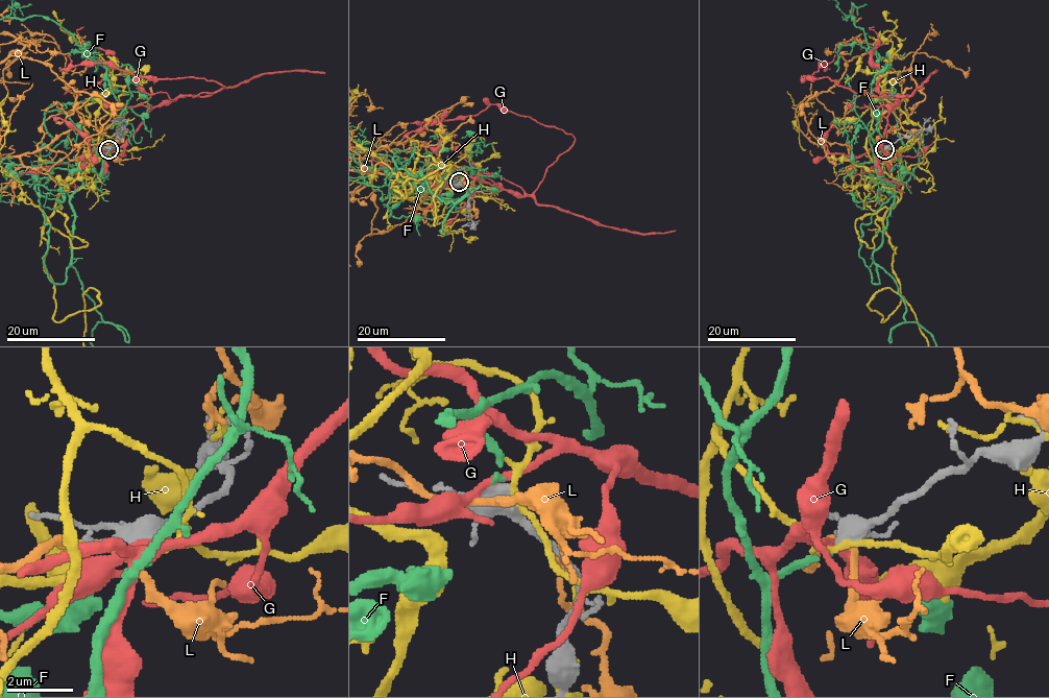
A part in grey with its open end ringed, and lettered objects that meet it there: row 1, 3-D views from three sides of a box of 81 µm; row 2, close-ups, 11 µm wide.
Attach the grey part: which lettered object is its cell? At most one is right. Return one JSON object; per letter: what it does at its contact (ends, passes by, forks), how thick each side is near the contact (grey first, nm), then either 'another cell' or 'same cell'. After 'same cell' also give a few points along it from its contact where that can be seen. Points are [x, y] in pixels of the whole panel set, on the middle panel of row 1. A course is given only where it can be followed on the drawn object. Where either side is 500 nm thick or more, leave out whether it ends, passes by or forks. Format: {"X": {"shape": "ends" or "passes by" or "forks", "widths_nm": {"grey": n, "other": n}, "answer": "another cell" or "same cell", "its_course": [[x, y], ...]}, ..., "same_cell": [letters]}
{"F": {"shape": "ends", "widths_nm": {"grey": 360, "other": 160}, "answer": "same cell"}, "G": {"shape": "passes by", "widths_nm": {"grey": 400, "other": 240}, "answer": "another cell"}, "H": {"shape": "passes by", "widths_nm": {"grey": 480, "other": 170}, "answer": "another cell"}, "L": {"shape": "passes by", "widths_nm": {"grey": 260, "other": 200}, "answer": "another cell"}, "same_cell": ["F"]}

